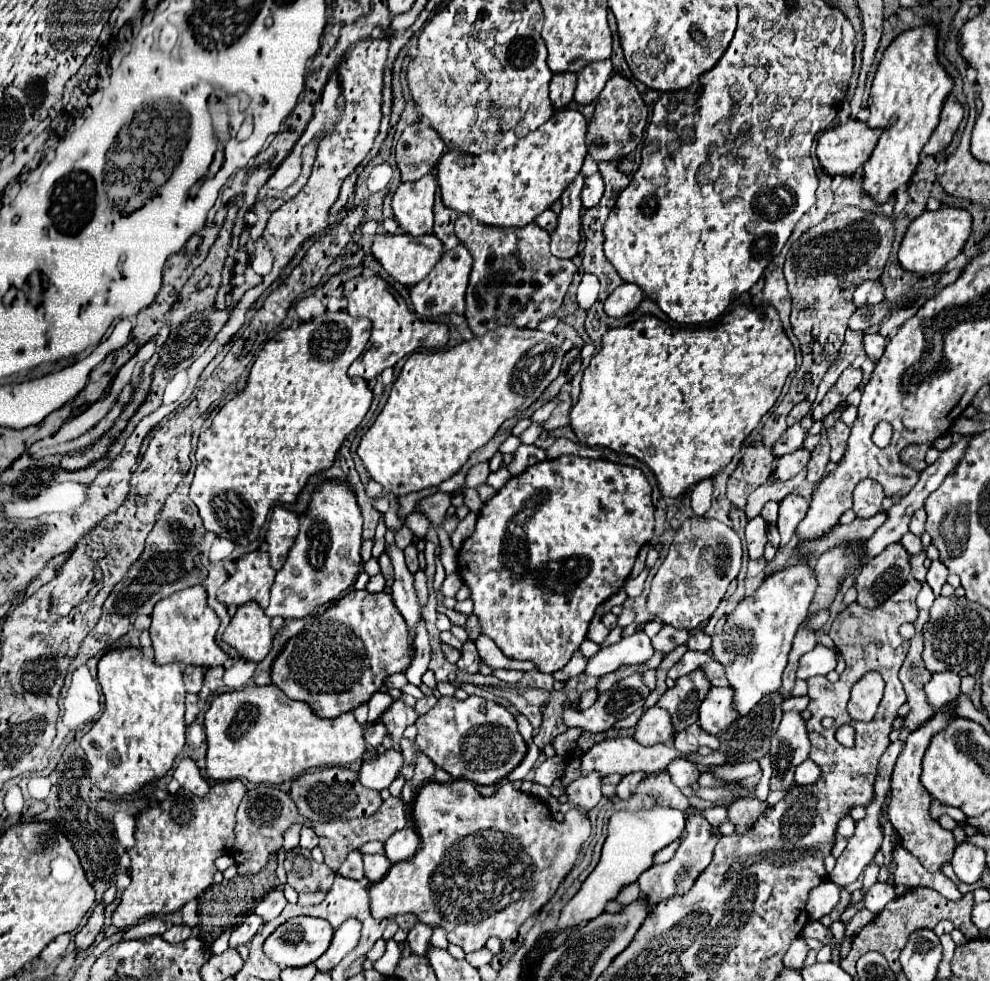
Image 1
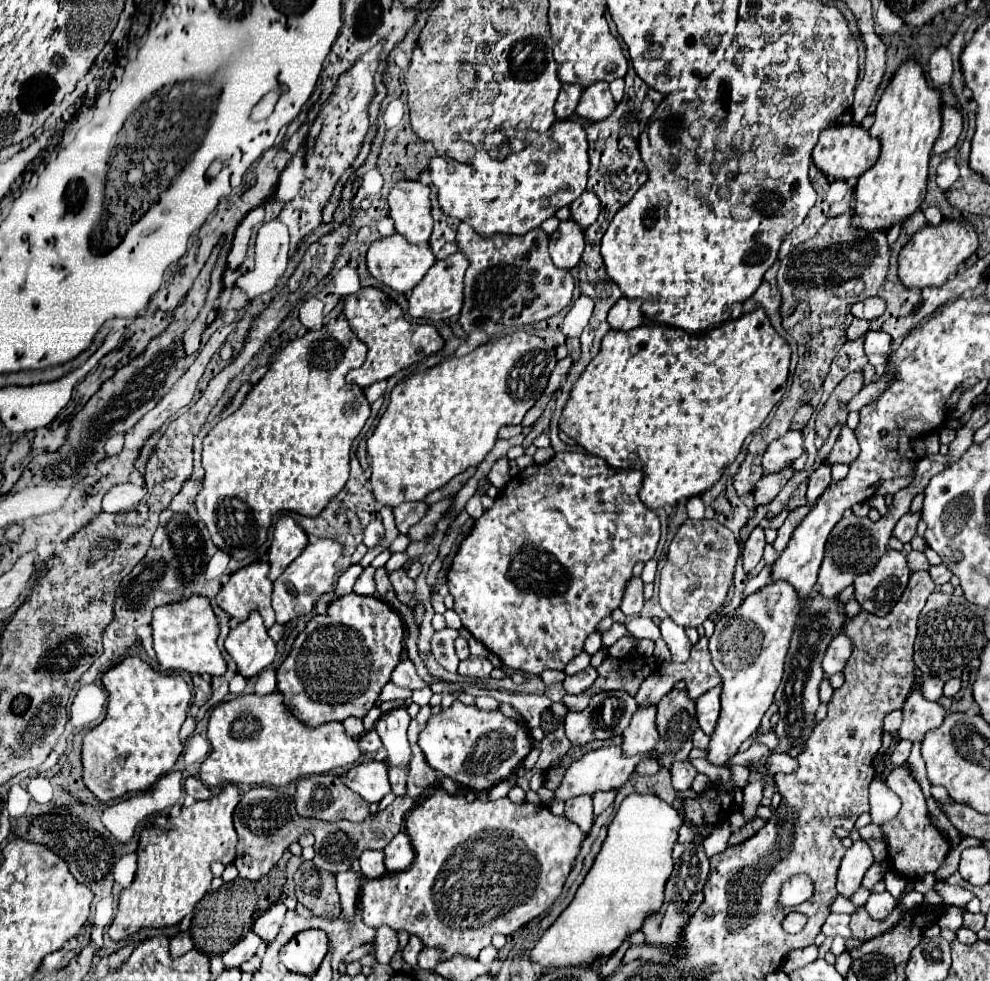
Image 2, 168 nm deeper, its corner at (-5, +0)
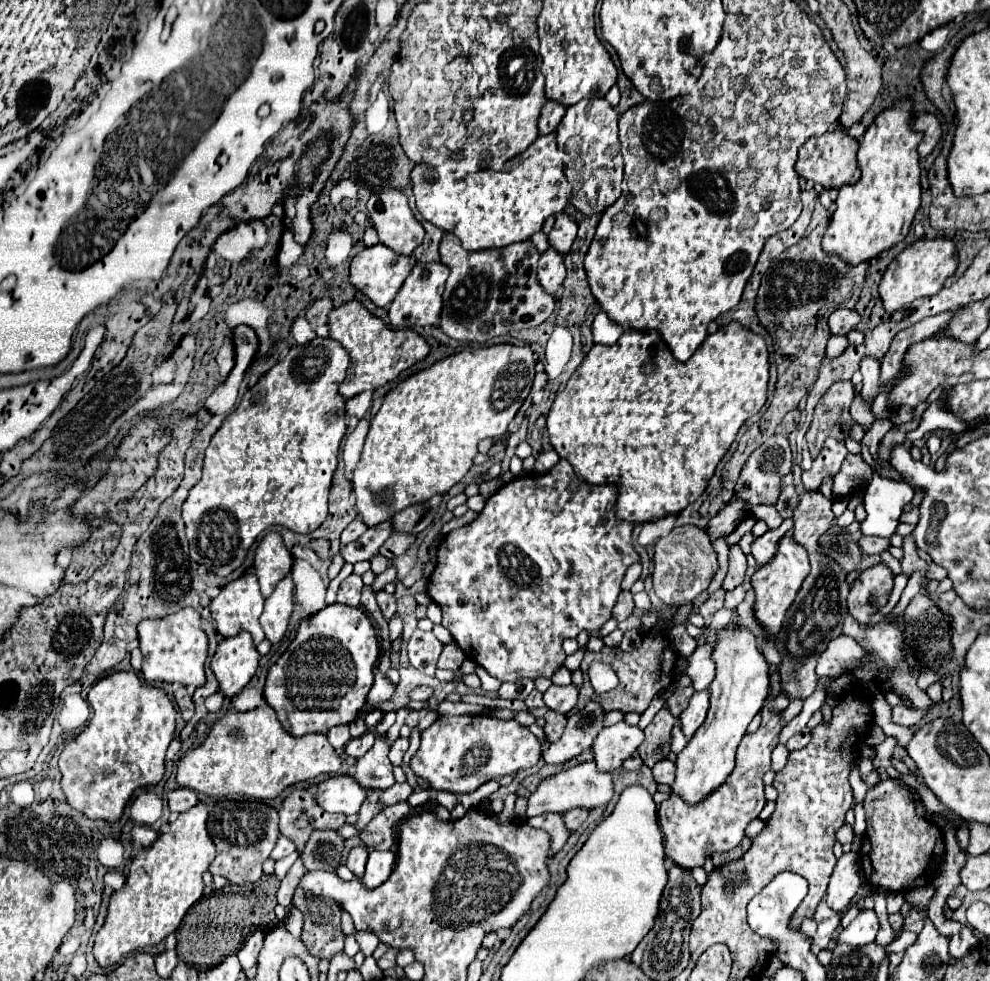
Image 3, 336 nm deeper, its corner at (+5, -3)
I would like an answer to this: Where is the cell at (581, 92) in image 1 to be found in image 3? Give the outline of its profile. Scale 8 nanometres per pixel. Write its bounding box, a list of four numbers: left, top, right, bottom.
[556,97,622,213]

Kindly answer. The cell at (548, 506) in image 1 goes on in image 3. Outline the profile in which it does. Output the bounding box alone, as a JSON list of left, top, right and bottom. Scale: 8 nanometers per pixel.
[428,459,640,681]

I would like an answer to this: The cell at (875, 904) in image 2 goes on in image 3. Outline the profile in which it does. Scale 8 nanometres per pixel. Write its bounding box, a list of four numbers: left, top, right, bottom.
[838,909,878,947]

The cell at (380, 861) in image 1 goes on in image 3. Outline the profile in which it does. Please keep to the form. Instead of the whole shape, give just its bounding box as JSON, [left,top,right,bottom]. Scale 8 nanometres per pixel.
[346,847,368,879]

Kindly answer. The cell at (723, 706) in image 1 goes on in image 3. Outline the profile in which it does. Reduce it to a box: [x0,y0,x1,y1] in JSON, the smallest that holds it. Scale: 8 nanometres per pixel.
[680,691,708,739]

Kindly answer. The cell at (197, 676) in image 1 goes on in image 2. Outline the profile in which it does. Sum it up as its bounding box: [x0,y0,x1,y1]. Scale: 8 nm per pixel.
[192,676,212,706]

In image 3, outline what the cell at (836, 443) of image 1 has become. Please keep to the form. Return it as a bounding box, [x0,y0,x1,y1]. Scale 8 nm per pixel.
[802,437,848,489]

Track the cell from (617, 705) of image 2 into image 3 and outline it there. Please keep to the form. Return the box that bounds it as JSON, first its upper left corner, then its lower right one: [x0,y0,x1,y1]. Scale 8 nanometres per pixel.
[542,701,606,763]

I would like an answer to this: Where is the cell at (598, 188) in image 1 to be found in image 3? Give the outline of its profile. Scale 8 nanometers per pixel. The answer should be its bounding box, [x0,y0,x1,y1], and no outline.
[548,213,578,253]

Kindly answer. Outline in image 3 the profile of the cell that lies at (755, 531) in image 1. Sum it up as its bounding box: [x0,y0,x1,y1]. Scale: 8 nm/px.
[724,545,746,591]

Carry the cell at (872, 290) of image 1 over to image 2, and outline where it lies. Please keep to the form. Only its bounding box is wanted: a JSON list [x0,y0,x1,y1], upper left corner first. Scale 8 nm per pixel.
[852,296,886,320]

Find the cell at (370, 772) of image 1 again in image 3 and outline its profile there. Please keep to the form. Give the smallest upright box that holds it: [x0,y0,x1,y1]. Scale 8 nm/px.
[316,775,366,815]

